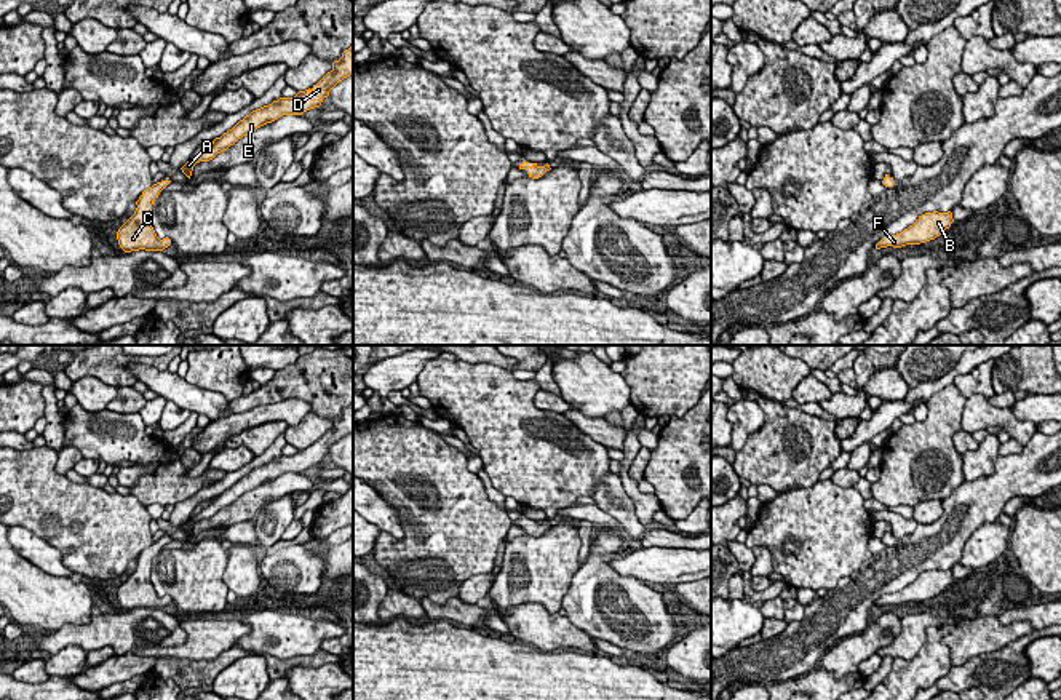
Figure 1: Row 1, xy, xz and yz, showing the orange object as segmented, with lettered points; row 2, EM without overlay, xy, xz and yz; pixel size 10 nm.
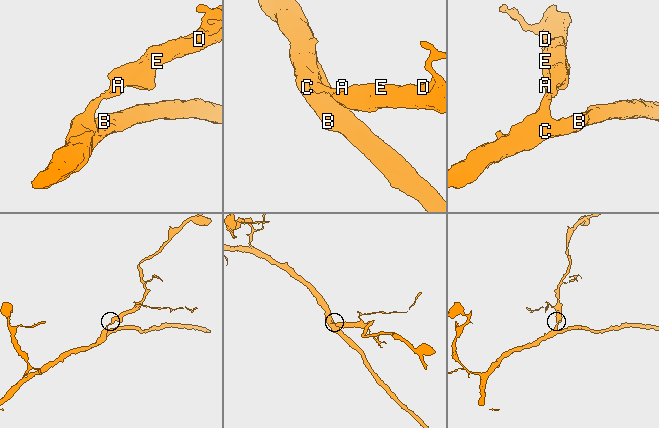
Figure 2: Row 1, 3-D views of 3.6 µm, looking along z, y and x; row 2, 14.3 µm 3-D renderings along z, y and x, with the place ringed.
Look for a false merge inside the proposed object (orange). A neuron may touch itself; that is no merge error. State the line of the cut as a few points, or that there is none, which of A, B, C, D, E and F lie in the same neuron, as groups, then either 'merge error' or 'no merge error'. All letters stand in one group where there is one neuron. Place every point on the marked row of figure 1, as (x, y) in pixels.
no cut | A B C D E F | no merge error

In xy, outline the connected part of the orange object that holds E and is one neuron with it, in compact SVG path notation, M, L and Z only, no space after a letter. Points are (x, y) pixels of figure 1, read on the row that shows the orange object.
M353 45L342 53L339 61L332 62L332 70L328 72L313 88L299 91L294 97L280 97L268 105L252 110L240 120L232 129L216 137L213 144L201 150L195 158L187 161L181 169L190 179L193 166L200 161L209 161L217 153L227 150L238 139L257 128L278 120L283 115L302 115L304 112L320 107L329 91L344 78L353 75Z

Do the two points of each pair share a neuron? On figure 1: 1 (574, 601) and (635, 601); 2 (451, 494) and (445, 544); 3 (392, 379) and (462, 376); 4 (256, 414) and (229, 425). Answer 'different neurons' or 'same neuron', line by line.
1: same neuron
2: same neuron
3: different neurons
4: same neuron

